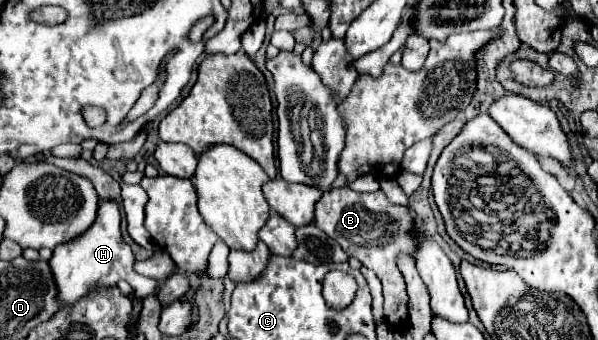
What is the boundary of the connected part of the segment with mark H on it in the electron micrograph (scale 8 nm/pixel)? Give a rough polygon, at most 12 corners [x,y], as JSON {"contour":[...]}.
{"contour":[[113,199],[49,261],[59,305],[125,279],[143,299],[157,281],[133,271]]}

